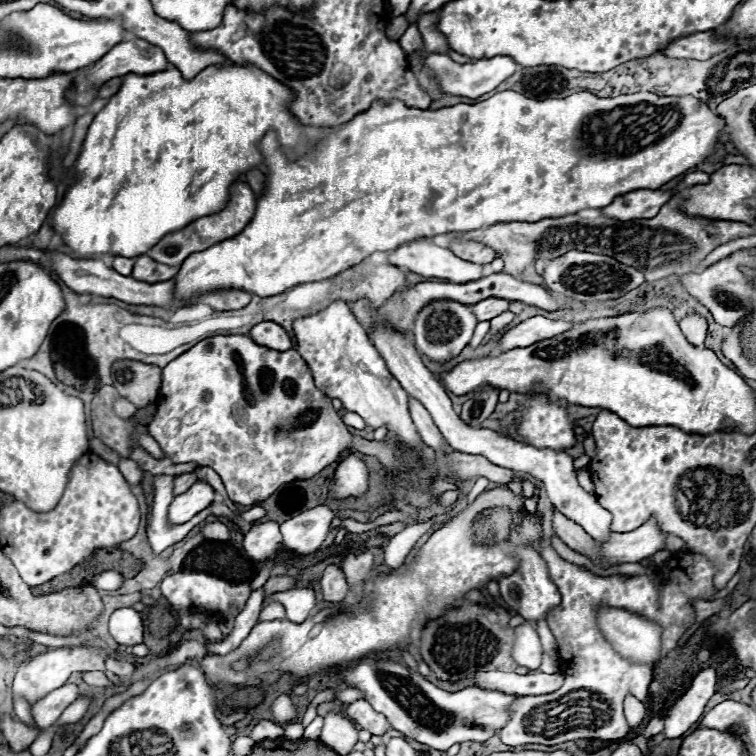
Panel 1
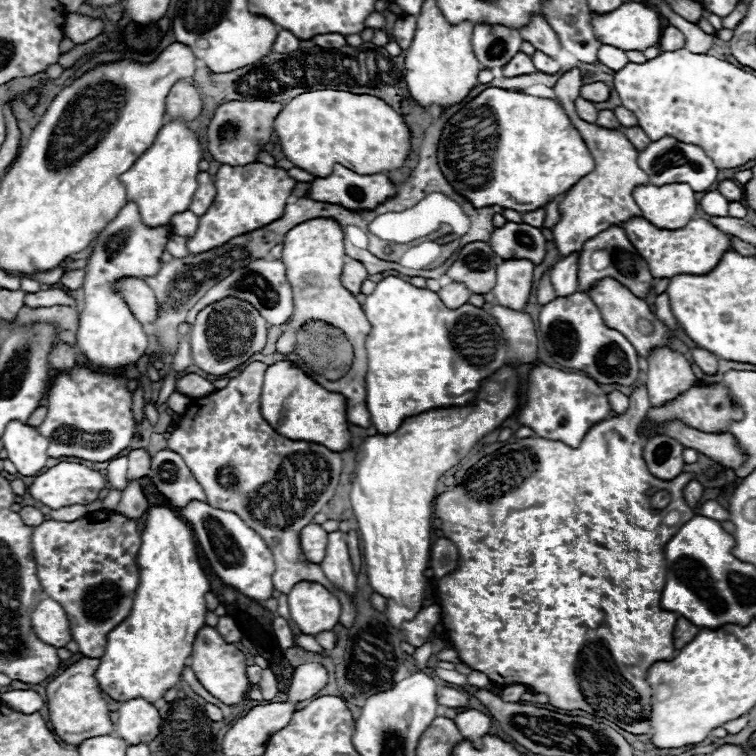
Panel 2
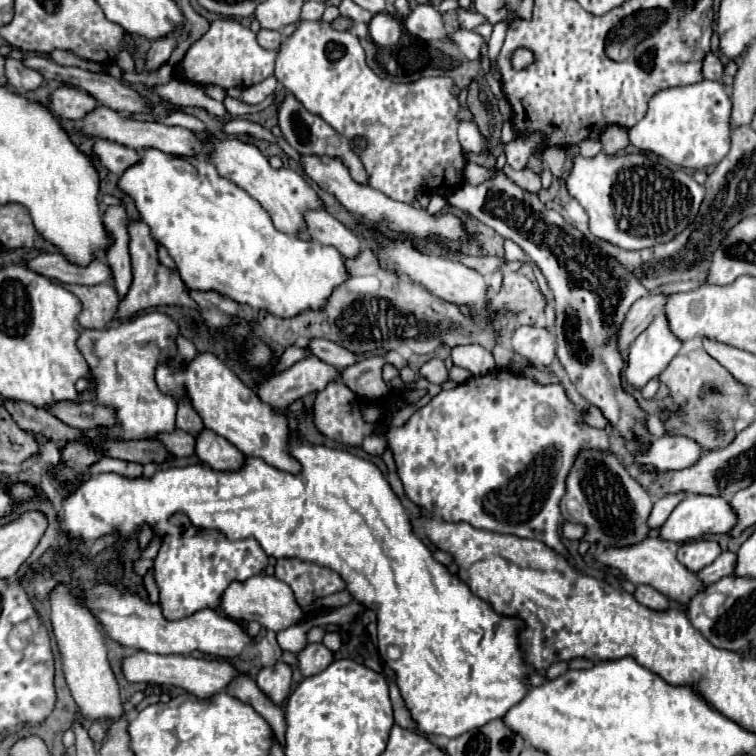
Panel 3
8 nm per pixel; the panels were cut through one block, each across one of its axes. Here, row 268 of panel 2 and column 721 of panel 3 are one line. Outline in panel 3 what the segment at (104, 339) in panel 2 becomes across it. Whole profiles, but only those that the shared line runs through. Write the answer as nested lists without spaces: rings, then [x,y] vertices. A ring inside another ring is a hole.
[[[702,80],[702,82],[690,84],[690,86],[666,88],[652,96],[646,116],[628,130],[628,138],[638,150],[654,152],[676,166],[704,170],[712,164],[718,164],[730,150],[730,110],[732,110],[730,96],[726,94],[726,90],[720,82]]]

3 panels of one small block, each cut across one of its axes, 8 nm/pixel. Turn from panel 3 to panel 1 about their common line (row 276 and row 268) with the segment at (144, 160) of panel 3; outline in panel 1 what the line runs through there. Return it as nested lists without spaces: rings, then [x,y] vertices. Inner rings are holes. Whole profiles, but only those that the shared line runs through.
[[[506,90],[500,94],[494,94],[492,98],[478,102],[478,104],[456,104],[450,108],[440,108],[440,110],[420,110],[420,108],[406,108],[402,102],[374,102],[370,110],[356,114],[350,122],[332,128],[332,132],[318,140],[314,148],[294,164],[286,160],[286,156],[280,150],[278,142],[260,142],[260,150],[264,154],[264,164],[268,166],[268,176],[266,176],[266,190],[258,198],[256,214],[250,220],[250,224],[234,238],[228,238],[220,244],[214,244],[202,252],[190,254],[180,272],[176,274],[176,298],[178,300],[190,300],[198,294],[204,294],[208,290],[218,290],[218,288],[240,288],[250,294],[258,296],[274,296],[280,294],[292,286],[306,284],[306,282],[318,282],[332,278],[346,268],[362,262],[374,252],[386,252],[392,250],[408,240],[416,240],[422,236],[436,236],[436,234],[446,234],[446,232],[470,232],[478,230],[482,226],[492,226],[498,222],[538,222],[542,218],[562,218],[576,214],[580,210],[600,210],[614,202],[616,196],[650,188],[656,190],[670,180],[686,174],[688,170],[700,166],[706,162],[708,156],[714,154],[714,148],[720,140],[720,136],[726,130],[726,122],[722,116],[718,116],[714,110],[710,110],[704,102],[698,102],[696,98],[682,96],[682,98],[670,98],[670,96],[658,96],[652,92],[634,92],[634,94],[620,94],[614,98],[600,98],[592,92],[576,92],[568,98],[544,98],[544,100],[534,100],[526,98],[520,92]]]

